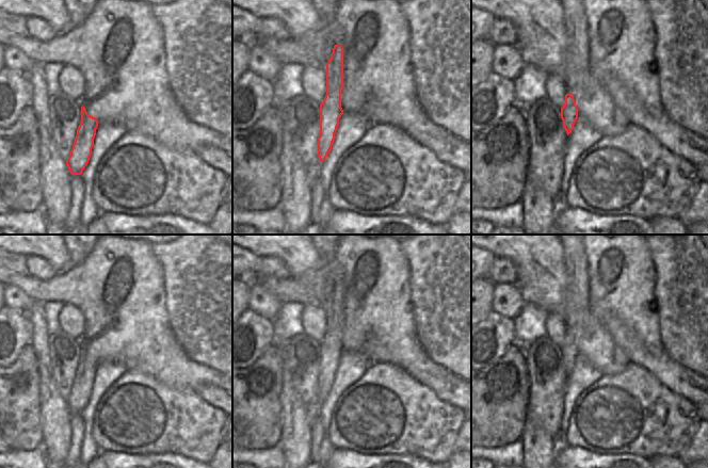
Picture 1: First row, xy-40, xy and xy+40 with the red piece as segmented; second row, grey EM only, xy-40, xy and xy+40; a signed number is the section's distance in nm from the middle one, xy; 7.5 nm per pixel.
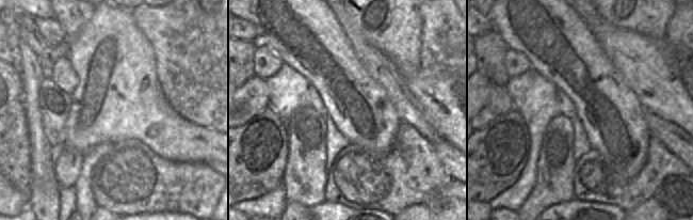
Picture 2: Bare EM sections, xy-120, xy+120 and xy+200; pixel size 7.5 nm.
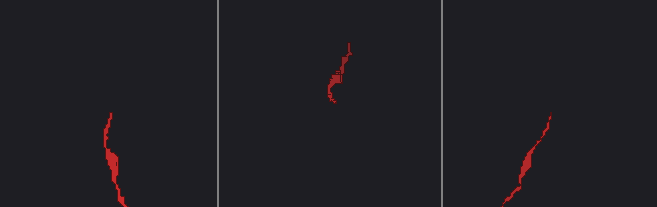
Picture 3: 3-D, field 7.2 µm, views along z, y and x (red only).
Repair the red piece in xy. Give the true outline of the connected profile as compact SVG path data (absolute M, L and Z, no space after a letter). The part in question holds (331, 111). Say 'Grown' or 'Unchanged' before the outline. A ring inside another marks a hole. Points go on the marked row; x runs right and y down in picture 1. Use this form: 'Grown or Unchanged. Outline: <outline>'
Grown. Outline: M334 17L324 19L326 42L334 43L331 59L326 63L326 95L320 104L320 135L318 138L318 157L323 162L335 140L339 118L343 114L341 108L341 91L343 88L343 48L341 31Z

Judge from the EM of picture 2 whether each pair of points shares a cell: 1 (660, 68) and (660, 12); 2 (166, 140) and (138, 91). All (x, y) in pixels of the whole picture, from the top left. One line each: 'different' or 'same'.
1: different
2: same

